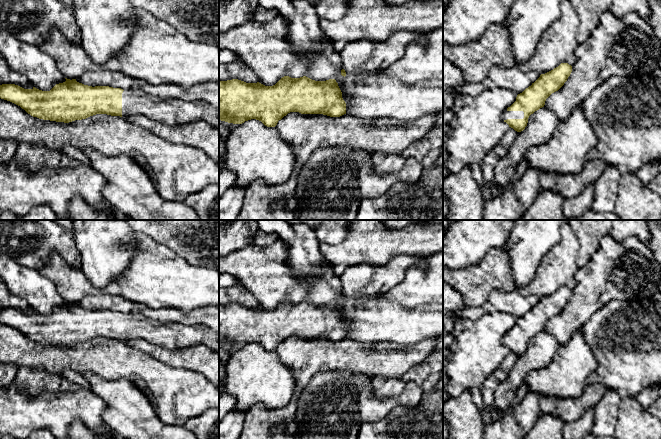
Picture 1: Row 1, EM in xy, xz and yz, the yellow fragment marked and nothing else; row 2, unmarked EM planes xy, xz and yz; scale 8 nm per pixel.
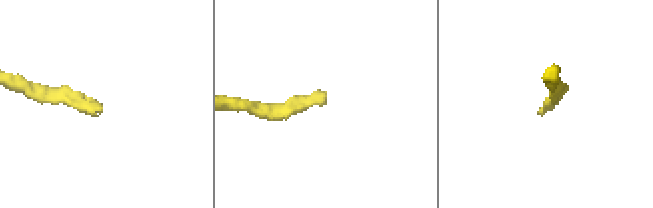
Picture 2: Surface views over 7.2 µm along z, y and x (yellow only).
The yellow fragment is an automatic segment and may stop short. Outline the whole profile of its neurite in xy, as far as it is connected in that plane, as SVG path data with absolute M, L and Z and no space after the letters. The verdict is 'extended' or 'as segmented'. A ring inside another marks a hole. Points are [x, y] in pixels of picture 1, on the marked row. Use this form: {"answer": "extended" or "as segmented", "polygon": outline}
{"answer": "extended", "polygon": "M67 79L56 84L50 91L42 91L35 87L24 89L15 84L0 85L0 98L10 101L33 117L43 120L69 123L75 120L86 119L96 114L129 117L144 116L160 123L174 126L204 121L209 125L219 128L219 109L203 100L185 101L171 98L159 99L141 91L124 91L121 88L109 86L88 86Z"}

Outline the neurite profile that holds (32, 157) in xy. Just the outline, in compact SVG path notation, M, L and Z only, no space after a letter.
M19 144L14 159L19 167L32 172L37 172L43 168L59 170L80 166L79 161L69 158L63 151L39 144Z

